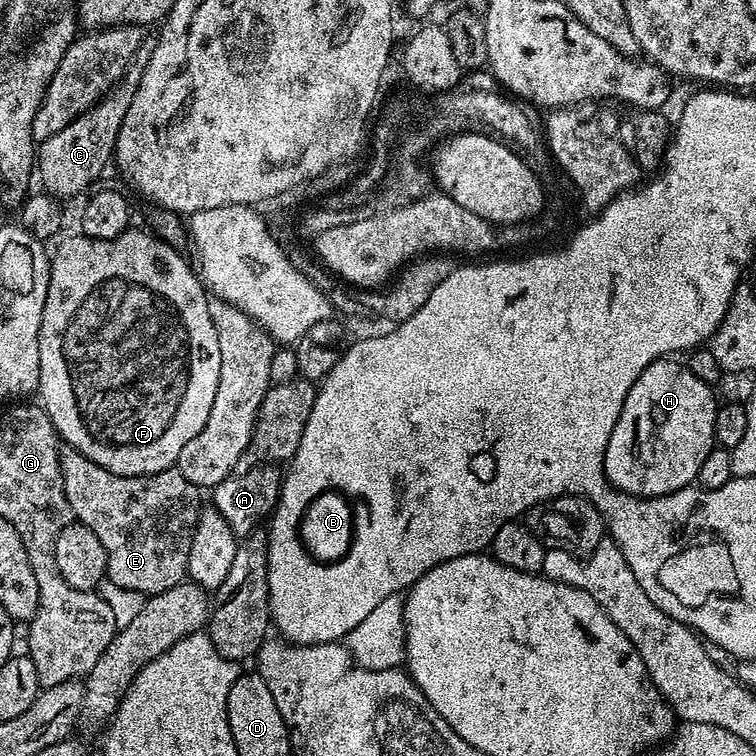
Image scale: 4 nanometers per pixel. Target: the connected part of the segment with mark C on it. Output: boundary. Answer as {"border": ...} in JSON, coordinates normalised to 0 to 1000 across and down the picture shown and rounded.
{"border":[[[187,52],[172,87],[164,94],[164,102],[152,111],[148,120],[135,128],[119,146],[98,156],[93,167],[82,167],[82,172],[77,172],[71,183],[52,187],[50,238],[58,242],[57,253],[62,258],[86,262],[85,259],[101,259],[104,254],[115,255],[123,247],[120,243],[136,230],[138,221],[149,216],[153,184],[167,156],[167,146],[172,146],[177,124],[183,124],[188,98],[198,82],[198,71],[204,71],[205,60],[205,52]]]}

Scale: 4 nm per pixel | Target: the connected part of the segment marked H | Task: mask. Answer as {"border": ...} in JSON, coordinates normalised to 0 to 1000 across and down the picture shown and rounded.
{"border":[[[898,475],[866,476],[833,511],[823,548],[812,558],[799,602],[799,626],[811,646],[835,656],[880,656],[919,636],[934,601],[947,587],[944,553],[950,524],[943,509],[918,500]]]}

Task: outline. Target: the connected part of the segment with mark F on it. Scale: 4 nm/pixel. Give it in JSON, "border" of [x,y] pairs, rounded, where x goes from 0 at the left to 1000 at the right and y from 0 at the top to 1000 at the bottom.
{"border":[[[171,304],[149,317],[126,317],[110,310],[99,310],[91,317],[78,319],[81,323],[75,325],[74,335],[71,331],[66,339],[65,384],[60,409],[56,410],[50,458],[50,467],[54,468],[50,529],[69,554],[75,578],[89,591],[102,593],[119,611],[157,630],[202,630],[231,615],[235,601],[241,601],[241,590],[246,590],[251,579],[262,579],[262,569],[267,569],[267,563],[272,563],[272,553],[278,553],[278,537],[283,537],[283,520],[288,517],[288,489],[294,489],[288,437],[283,437],[275,409],[278,392],[263,364],[253,348],[249,351],[233,335],[237,332],[229,324],[218,323],[210,312],[192,307]]]}

